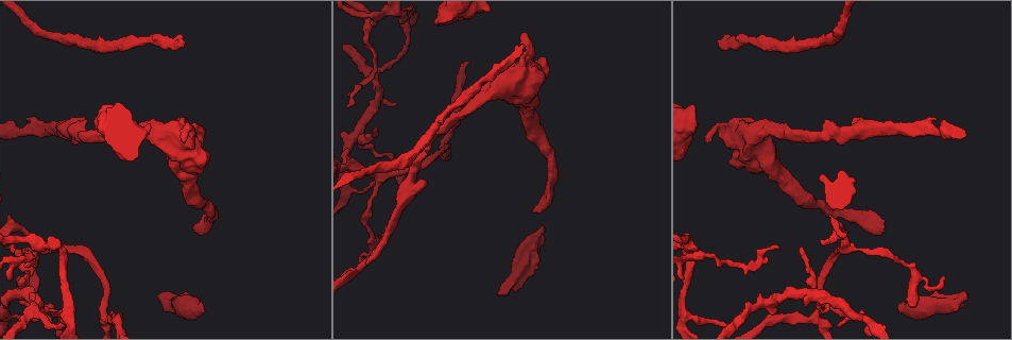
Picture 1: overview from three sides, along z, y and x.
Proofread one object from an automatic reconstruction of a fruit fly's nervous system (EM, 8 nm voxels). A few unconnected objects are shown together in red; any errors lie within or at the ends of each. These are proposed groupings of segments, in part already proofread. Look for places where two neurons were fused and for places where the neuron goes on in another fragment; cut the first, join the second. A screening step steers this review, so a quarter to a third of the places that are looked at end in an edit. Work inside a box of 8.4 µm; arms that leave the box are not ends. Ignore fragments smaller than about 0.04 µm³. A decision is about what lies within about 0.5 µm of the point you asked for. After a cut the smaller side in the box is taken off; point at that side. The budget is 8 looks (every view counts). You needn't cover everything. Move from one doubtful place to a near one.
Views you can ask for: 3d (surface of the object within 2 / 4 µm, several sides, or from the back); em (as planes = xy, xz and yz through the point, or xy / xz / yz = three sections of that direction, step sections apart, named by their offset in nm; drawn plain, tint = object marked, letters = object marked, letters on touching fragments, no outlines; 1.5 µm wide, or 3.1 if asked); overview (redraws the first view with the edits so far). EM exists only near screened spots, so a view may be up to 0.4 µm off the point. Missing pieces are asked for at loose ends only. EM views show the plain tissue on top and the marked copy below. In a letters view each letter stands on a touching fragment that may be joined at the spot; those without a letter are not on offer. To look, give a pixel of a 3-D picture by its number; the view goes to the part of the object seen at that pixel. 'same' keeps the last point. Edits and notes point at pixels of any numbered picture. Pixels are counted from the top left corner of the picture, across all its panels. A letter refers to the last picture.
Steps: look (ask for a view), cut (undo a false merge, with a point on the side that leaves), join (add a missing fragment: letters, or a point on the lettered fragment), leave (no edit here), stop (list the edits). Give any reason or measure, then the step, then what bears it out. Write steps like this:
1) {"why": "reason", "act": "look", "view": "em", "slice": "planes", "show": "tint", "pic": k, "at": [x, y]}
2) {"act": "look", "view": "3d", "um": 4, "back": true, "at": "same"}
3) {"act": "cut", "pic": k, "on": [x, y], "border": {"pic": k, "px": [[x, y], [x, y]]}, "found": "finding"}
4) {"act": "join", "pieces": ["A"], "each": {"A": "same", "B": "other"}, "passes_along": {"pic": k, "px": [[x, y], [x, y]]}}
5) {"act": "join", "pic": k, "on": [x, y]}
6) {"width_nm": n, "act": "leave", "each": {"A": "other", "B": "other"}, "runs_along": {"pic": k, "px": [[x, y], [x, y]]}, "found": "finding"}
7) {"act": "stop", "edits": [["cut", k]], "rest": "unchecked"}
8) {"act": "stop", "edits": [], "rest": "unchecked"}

{"why": "sharp bend", "act": "look", "view": "em", "slice": "planes", "show": "letters", "pic": 1, "at": [380, 68]}

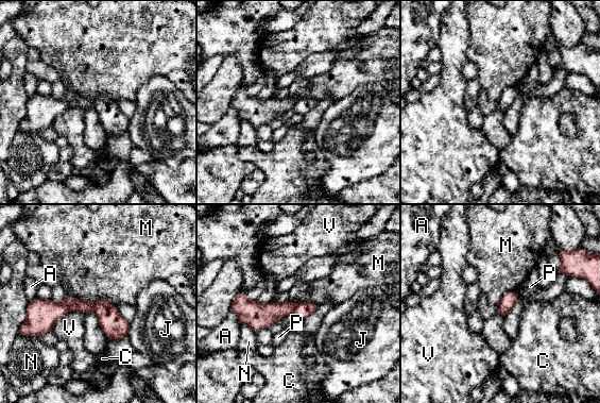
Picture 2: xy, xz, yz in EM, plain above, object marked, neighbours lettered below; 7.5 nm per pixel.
{"width_nm": 110, "act": "cut", "pic": 2, "on": [263, 316], "each": {"A": "other", "C": "other", "J": "other", "M": "other", "N": "other", "P": "other", "V": "other"}, "border": {"pic": 2, "px": [[296, 304], [292, 312]]}, "found": "a second neuron is stuck on"}

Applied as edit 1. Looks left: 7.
{"act": "look", "view": "em", "slice": "xz", "step": 8, "show": "tint", "pic": 1, "at": [103, 318]}

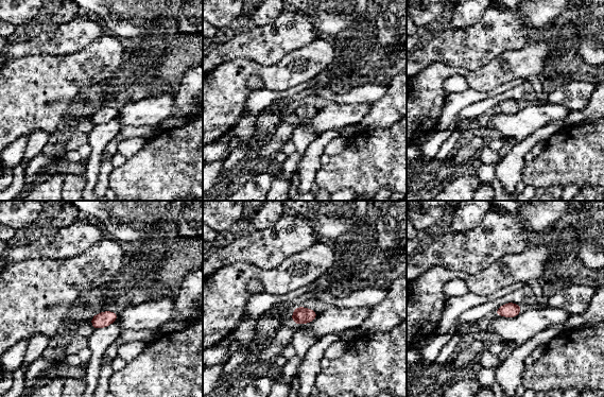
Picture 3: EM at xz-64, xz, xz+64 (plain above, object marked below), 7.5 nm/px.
{"why": "another direction", "act": "look", "view": "em", "slice": "planes", "show": "letters", "at": "same"}

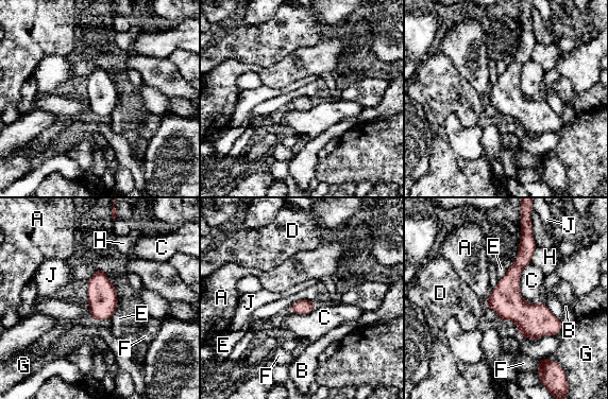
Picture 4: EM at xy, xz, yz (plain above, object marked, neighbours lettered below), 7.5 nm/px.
{"act": "leave", "each": {"A": "other", "B": "other", "C": "other", "D": "other", "E": "other", "F": "other", "G": "other", "H": "other", "J": "other"}, "border": {"pic": 4, "px": [[493, 288], [485, 304]]}, "found": "continuous, no second neuron"}

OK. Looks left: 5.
{"why": "tapers out", "act": "look", "view": "em", "slice": "planes", "show": "letters", "pic": 1, "at": [943, 278]}

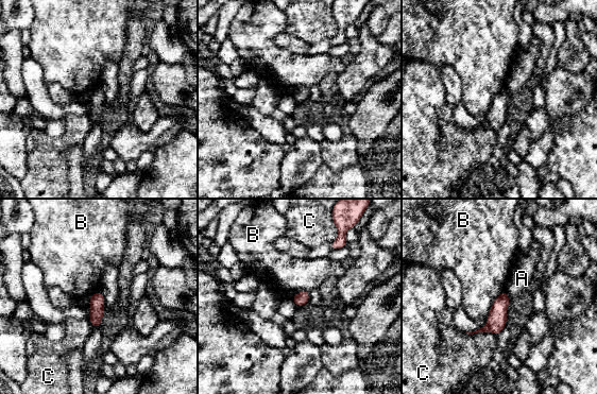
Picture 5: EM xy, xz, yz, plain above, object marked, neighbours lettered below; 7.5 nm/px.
{"width_nm": 100, "act": "leave", "each": {"A": "other", "B": "other", "C": "other"}, "border": {"pic": 5, "px": [[505, 290], [493, 302], [487, 315]]}, "found": "no lettered fragment goes on from it"}

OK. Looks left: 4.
{"act": "stop", "edits": [["cut", 2]], "rest": "unchecked"}

